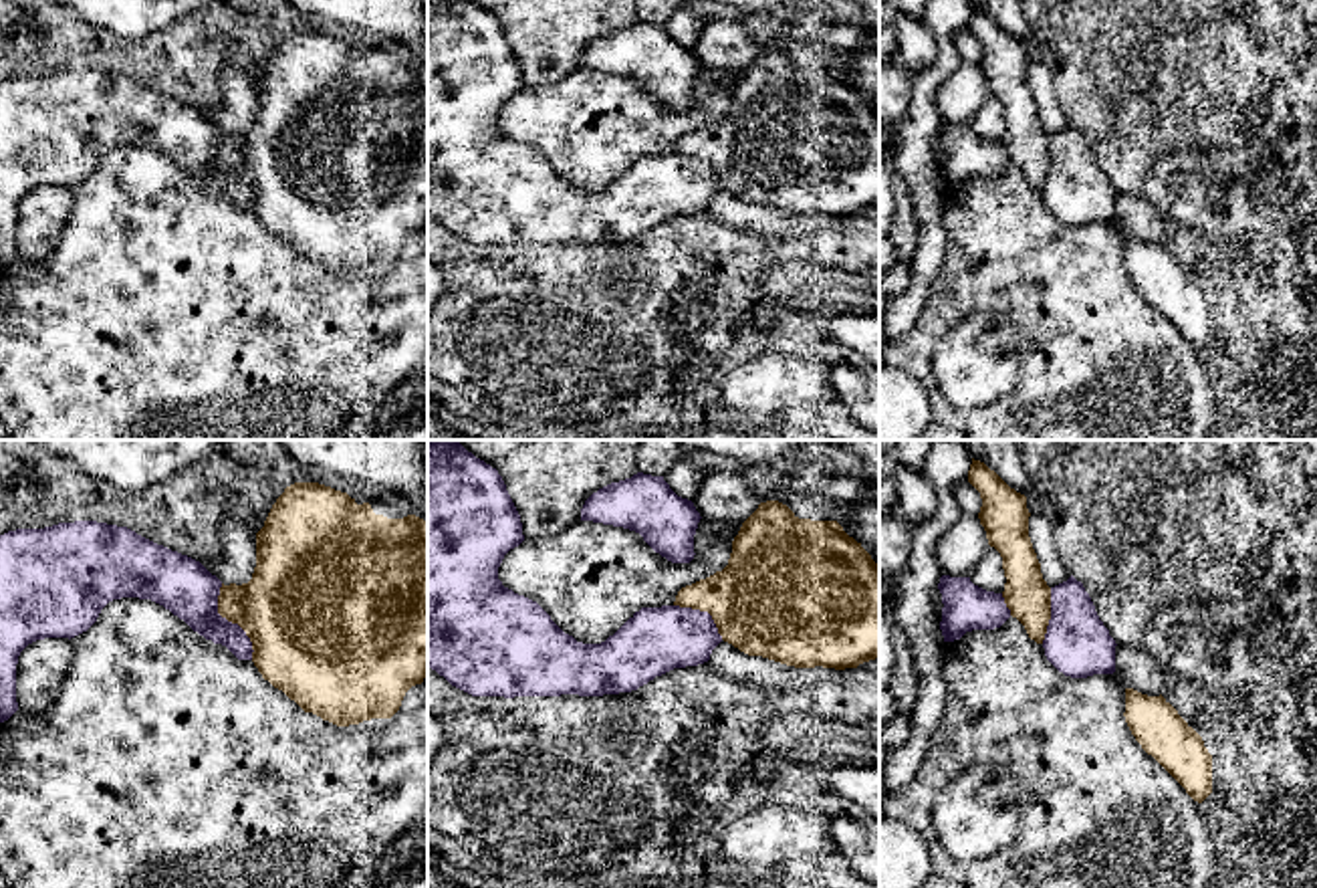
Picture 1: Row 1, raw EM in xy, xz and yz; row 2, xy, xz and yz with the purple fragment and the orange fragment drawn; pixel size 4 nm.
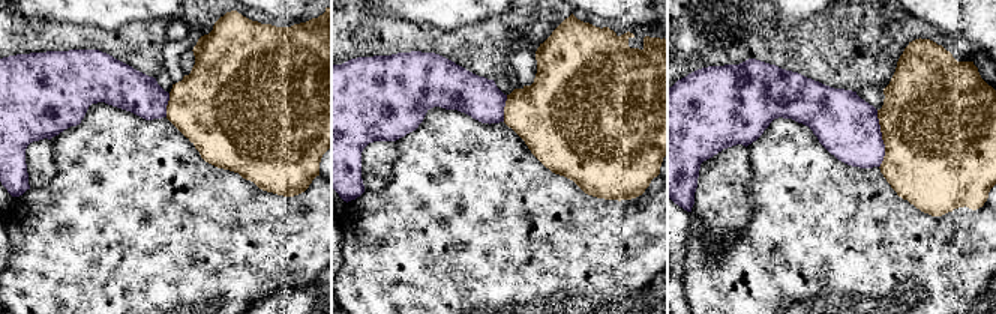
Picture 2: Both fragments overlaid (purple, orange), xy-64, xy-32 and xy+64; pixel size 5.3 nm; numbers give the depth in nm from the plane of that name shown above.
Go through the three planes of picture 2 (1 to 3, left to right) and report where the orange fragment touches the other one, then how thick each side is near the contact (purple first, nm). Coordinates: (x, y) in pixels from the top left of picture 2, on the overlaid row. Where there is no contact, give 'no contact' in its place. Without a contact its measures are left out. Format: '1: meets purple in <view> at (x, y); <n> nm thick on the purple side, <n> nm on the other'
1: meets purple in xy-64 at (167, 104); 220 nm thick on the purple side, 440 nm on the other
2: meets purple in xy-32 at (503, 108); 220 nm thick on the purple side, 380 nm on the other
3: meets purple in xy+64 at (881, 138); 340 nm thick on the purple side, 480 nm on the other

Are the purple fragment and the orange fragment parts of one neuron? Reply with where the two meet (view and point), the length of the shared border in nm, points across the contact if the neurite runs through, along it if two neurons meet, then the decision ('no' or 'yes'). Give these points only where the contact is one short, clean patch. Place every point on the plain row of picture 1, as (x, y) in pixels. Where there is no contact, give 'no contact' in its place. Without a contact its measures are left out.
xy (230, 170) | 340 nm | no

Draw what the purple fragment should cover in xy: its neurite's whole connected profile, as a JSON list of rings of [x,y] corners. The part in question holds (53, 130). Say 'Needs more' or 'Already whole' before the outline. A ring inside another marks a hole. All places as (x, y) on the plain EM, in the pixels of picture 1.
Already whole. [[[75,69],[0,83],[0,270],[16,258],[16,212],[20,200],[44,186],[87,180],[101,157],[121,145],[151,147],[184,168],[194,180],[226,194],[238,208],[252,208],[246,180],[218,161],[222,129],[200,109],[157,93],[127,75]]]

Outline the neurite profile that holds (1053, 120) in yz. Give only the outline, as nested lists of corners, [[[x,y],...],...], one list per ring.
[[[1031,71],[1029,85],[1037,107],[1041,111],[1043,127],[1049,135],[1055,135],[1071,125],[1053,91],[1053,81],[1047,71]]]

